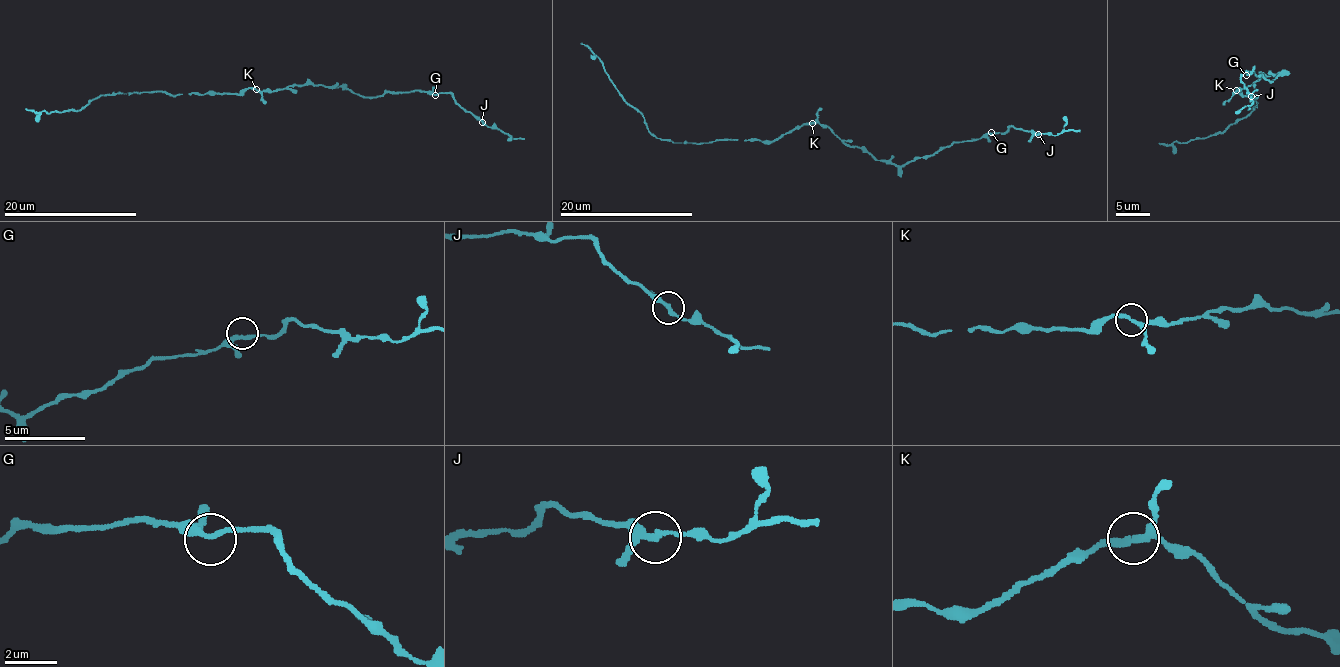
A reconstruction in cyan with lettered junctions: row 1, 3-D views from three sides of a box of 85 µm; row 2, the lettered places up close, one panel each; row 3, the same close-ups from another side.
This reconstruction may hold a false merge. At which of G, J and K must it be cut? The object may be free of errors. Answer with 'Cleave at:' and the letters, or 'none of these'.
Cleave at: none of these

